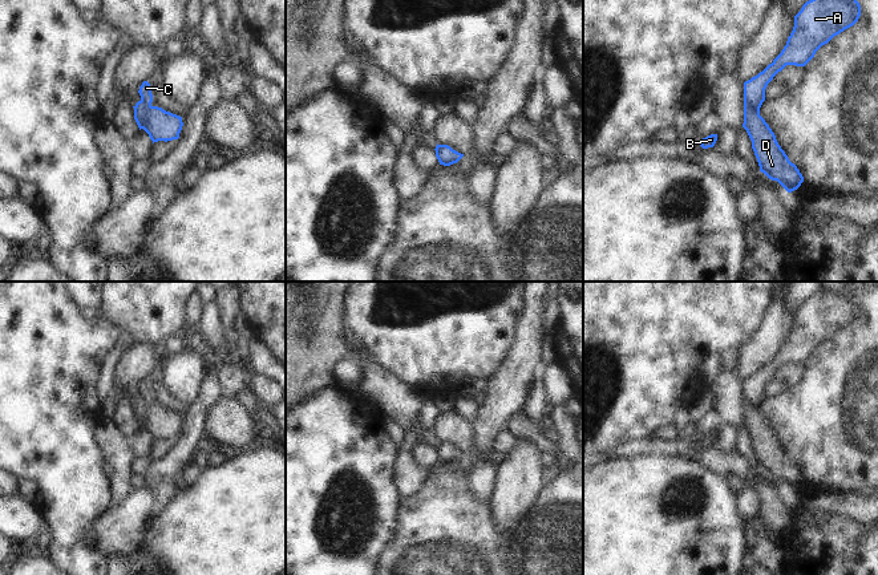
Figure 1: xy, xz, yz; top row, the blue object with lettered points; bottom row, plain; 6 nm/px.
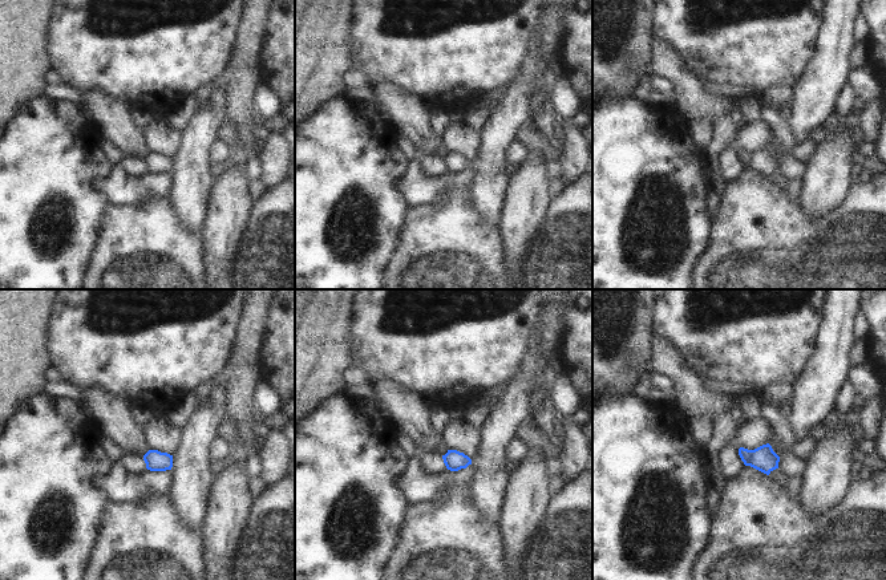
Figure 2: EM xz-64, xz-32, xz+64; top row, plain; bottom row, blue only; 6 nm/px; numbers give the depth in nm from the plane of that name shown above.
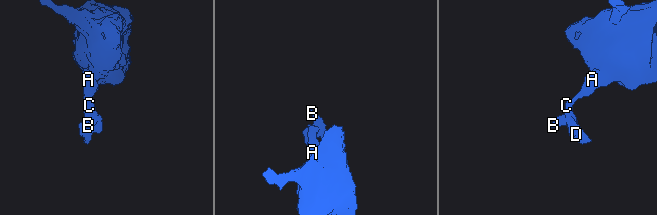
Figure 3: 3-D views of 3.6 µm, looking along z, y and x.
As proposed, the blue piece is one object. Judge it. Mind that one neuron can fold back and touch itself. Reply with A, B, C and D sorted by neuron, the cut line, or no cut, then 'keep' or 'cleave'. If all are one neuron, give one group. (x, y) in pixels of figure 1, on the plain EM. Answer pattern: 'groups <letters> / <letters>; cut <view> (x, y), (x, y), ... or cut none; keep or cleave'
groups A B C D; cut none; keep

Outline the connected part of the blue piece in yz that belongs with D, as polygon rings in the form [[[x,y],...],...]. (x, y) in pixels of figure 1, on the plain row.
[[[822,289],[806,299],[794,313],[794,324],[781,351],[762,369],[744,380],[744,421],[760,469],[777,478],[788,490],[797,487],[804,474],[778,442],[774,430],[760,413],[765,386],[786,363],[805,364],[834,333],[853,324],[861,313],[854,292]]]

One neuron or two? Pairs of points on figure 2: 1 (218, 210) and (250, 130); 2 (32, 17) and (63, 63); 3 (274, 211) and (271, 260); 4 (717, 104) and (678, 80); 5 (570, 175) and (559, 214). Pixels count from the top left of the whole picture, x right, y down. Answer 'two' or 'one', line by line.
1: two
2: two
3: one
4: one
5: two

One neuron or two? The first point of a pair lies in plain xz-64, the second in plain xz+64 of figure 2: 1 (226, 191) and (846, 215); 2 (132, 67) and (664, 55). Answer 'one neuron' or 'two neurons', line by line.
1: two neurons
2: two neurons

